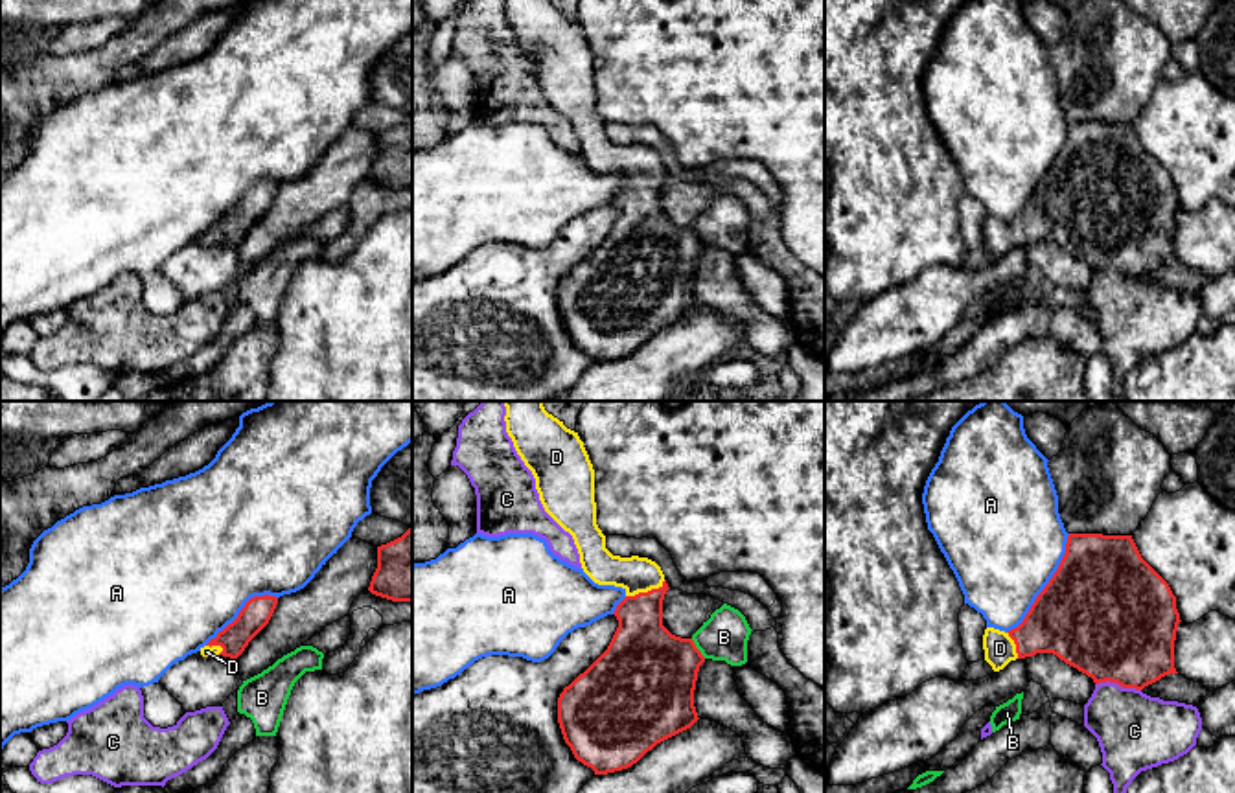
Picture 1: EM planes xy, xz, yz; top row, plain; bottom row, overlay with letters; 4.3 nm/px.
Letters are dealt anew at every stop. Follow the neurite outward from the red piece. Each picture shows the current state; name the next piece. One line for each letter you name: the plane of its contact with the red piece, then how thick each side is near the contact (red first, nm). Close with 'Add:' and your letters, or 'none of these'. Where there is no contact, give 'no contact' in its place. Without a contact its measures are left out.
D: meets red in xz; 280 nm thick on the red side, 160 nm on the other
Add: D

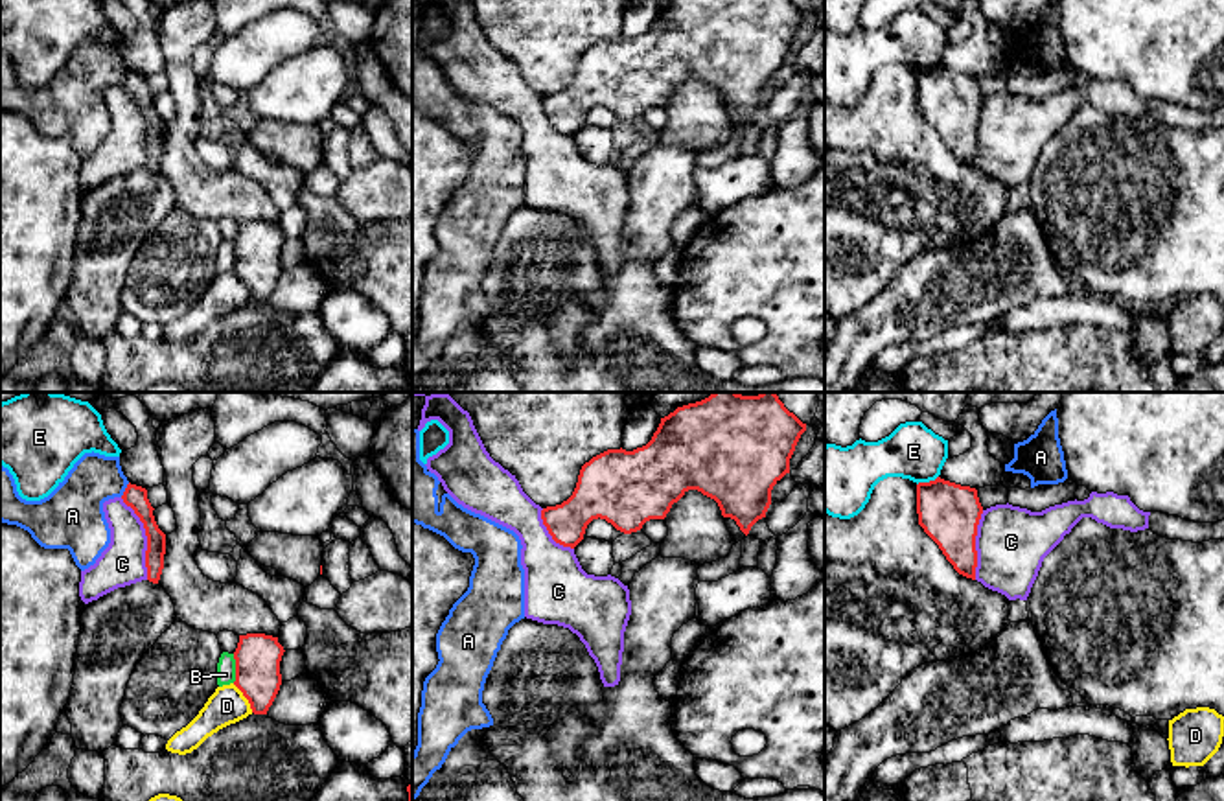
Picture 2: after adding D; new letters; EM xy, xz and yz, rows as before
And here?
Add: none of these

